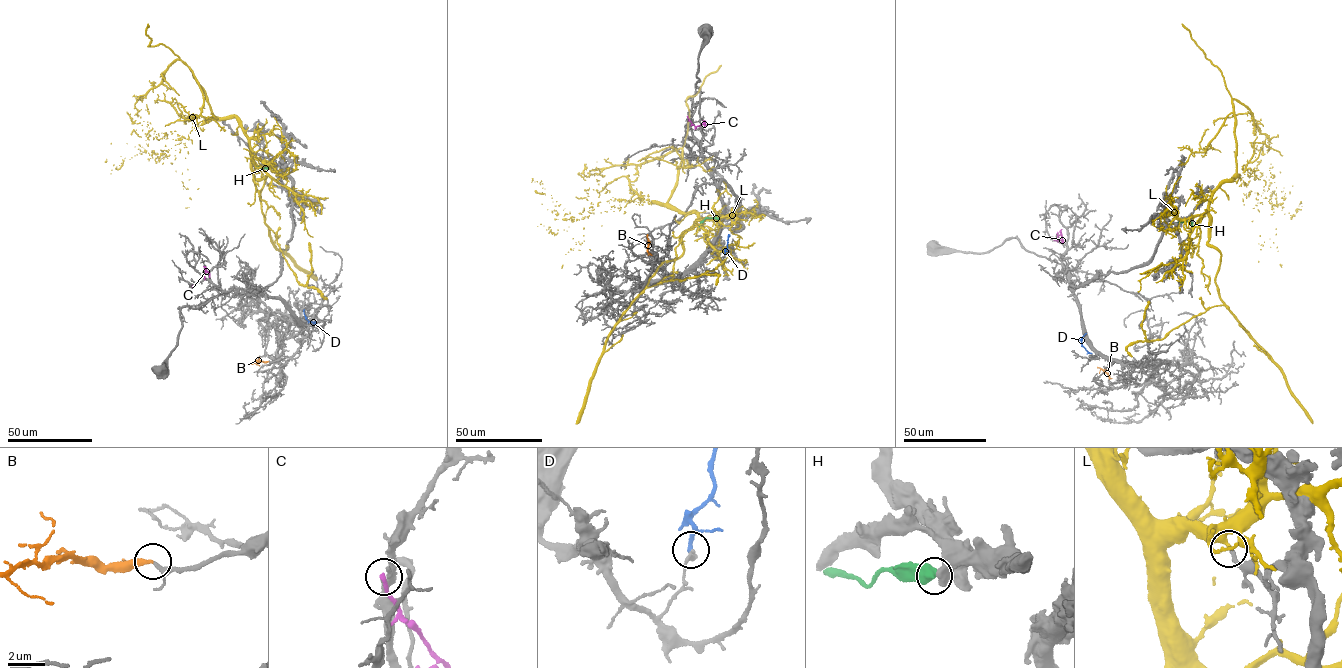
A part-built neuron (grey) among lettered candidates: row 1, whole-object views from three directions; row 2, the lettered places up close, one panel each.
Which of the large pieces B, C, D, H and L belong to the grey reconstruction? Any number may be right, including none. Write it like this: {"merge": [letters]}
{"merge": ["B"]}

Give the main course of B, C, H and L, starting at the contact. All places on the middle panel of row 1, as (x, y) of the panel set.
B: (652, 255), (648, 252), (648, 239), (650, 242)
C: (687, 116), (695, 126), (705, 123), (704, 126)
H: (719, 218), (707, 217), (699, 227)
L: (707, 218), (668, 204), (677, 183), (681, 149), (638, 165), (584, 175), (595, 170), (596, 161), (608, 158)

